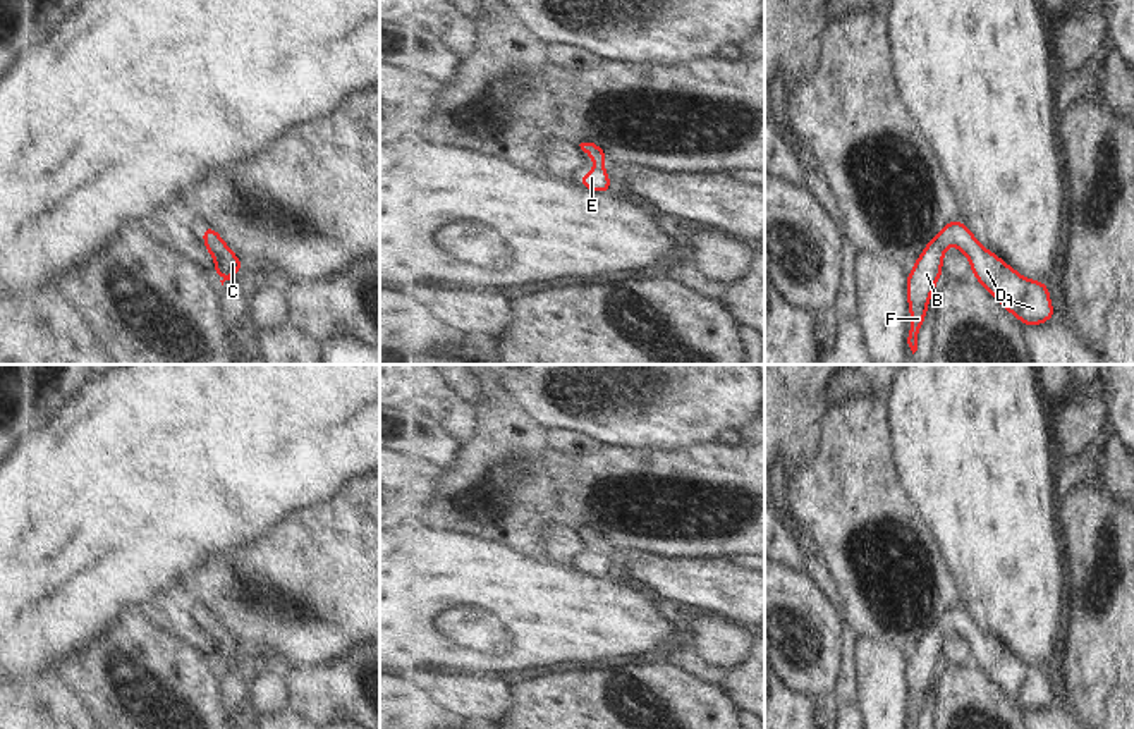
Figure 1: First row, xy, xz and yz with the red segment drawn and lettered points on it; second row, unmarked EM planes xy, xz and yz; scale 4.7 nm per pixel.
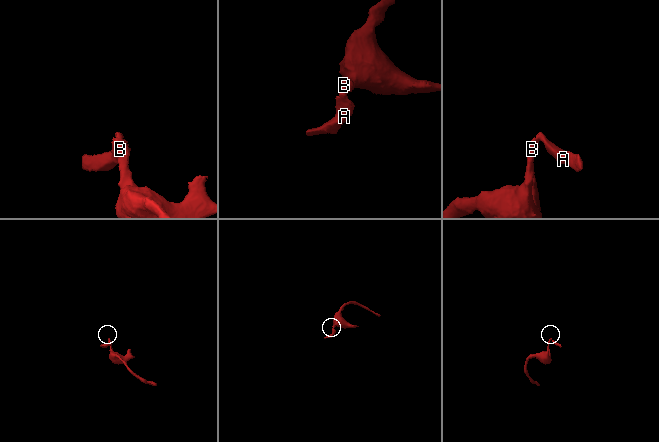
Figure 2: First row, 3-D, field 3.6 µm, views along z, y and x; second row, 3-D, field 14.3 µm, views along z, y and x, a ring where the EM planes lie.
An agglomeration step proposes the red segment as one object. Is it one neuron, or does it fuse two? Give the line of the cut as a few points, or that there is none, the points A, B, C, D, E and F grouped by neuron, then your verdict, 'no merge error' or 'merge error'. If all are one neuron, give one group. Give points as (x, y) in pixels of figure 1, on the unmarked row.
no cut | A B C D E F | no merge error

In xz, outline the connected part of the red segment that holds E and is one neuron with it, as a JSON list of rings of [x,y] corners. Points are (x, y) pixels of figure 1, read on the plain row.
[[[581,528],[579,531],[598,548],[598,554],[588,555],[586,561],[582,564],[576,564],[576,567],[591,576],[612,578],[610,562],[603,554],[603,550],[608,548],[605,535],[594,528]]]

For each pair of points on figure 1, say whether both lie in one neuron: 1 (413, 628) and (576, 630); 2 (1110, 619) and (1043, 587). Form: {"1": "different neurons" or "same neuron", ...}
{"1": "same neuron", "2": "different neurons"}

